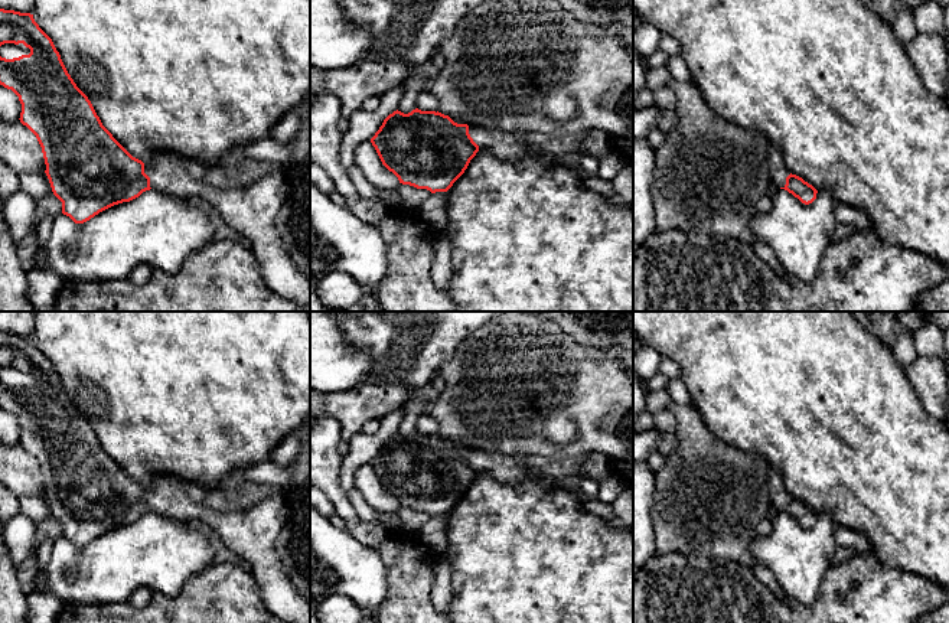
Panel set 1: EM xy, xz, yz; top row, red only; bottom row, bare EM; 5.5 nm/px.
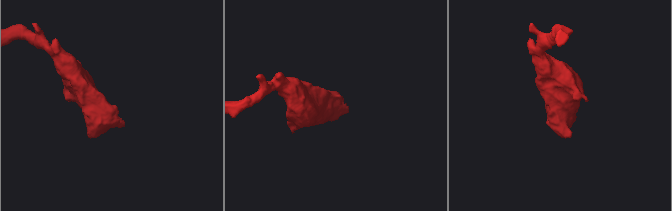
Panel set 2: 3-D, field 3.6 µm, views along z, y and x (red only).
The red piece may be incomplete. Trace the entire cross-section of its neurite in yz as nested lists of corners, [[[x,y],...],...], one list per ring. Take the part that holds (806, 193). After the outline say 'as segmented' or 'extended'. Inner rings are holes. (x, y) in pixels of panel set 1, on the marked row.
[[[774,146],[769,147],[769,170],[772,182],[792,193],[802,203],[809,205],[816,199],[818,190],[802,177],[789,172],[780,150]]]; extended

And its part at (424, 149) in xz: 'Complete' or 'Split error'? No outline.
Split error

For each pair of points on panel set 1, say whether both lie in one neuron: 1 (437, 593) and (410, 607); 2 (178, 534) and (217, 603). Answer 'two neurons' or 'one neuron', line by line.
1: two neurons
2: two neurons

